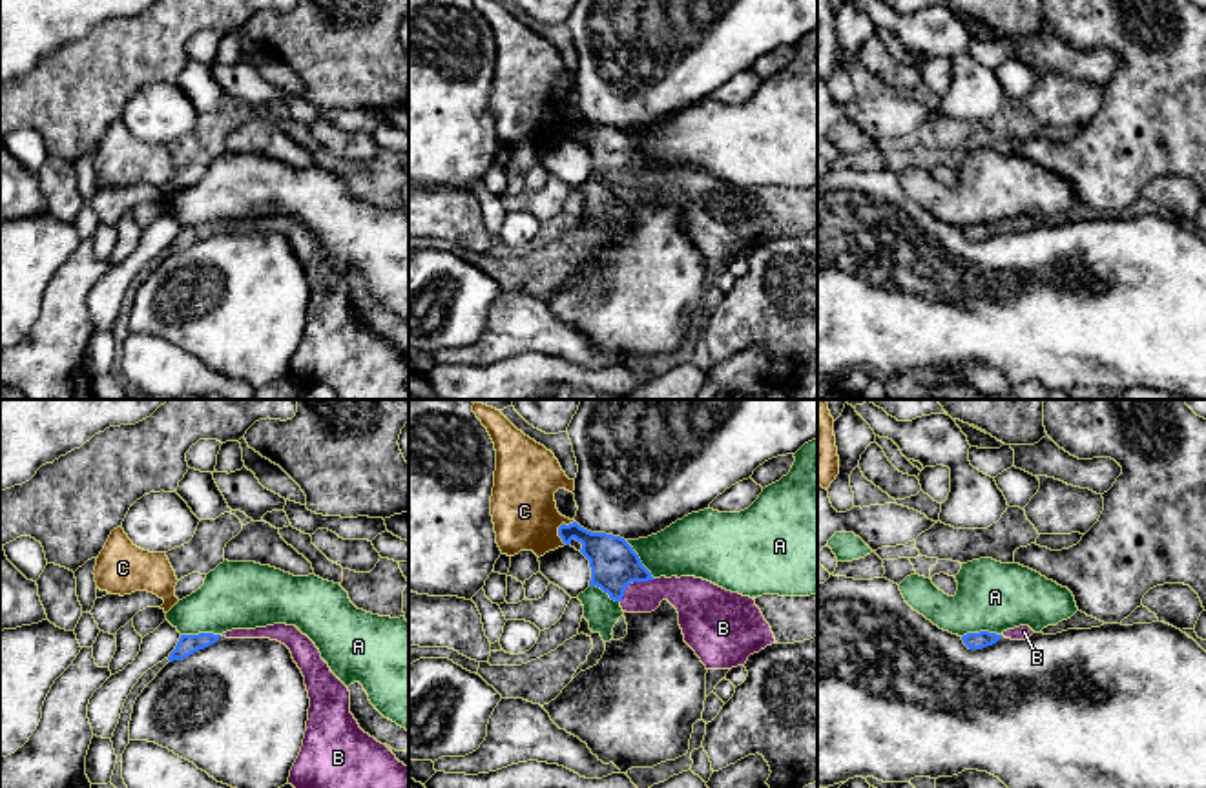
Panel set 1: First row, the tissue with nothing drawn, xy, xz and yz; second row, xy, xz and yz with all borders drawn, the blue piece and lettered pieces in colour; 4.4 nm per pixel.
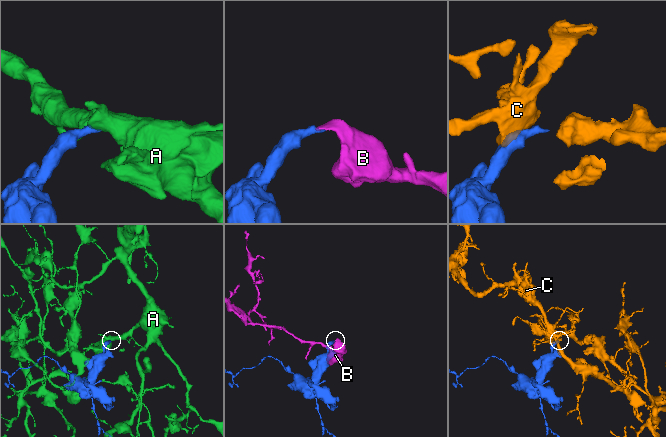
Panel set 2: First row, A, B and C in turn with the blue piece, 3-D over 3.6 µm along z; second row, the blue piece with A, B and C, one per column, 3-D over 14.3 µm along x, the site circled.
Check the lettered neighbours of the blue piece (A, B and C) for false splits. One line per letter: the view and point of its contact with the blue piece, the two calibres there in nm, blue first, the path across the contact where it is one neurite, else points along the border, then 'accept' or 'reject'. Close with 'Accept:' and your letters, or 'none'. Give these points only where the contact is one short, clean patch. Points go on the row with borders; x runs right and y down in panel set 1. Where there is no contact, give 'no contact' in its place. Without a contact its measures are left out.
A: meets blue in xy at (199, 633); 90 nm thick on the blue side, 300 nm on the other; reject
B: meets blue in xz at (644, 580); 220 nm thick on the blue side, 200 nm on the other; runs through xz (613, 564), (635, 571), (644, 580), (697, 601); accept
C: meets blue in xz at (559, 529); 180 nm thick on the blue side, 280 nm on the other; reject
Accept: B

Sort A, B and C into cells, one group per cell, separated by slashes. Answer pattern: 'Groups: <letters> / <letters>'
Groups: A / B / C

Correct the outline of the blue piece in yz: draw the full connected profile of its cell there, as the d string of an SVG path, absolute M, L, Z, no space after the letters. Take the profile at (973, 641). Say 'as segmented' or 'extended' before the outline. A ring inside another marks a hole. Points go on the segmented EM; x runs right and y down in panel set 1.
as segmented; M980 631L980 633L967 633L962 637L963 644L969 649L982 649L987 646L996 644L1002 638L1002 635L989 633L989 631Z

